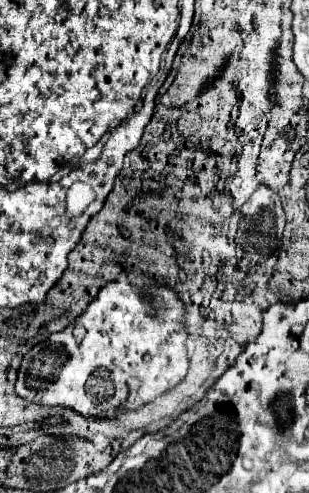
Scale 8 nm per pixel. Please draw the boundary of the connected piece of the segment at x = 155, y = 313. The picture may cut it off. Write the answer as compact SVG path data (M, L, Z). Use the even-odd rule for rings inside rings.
M122 271L118 275L118 281L108 283L100 289L98 297L88 305L82 317L78 317L64 331L50 335L48 341L32 347L28 355L24 355L18 371L16 395L48 407L68 407L88 419L118 419L126 411L140 409L162 393L174 389L186 377L188 333L184 331L182 319L184 305L172 289L152 289L148 303L142 297L140 289L128 283L126 273Z

